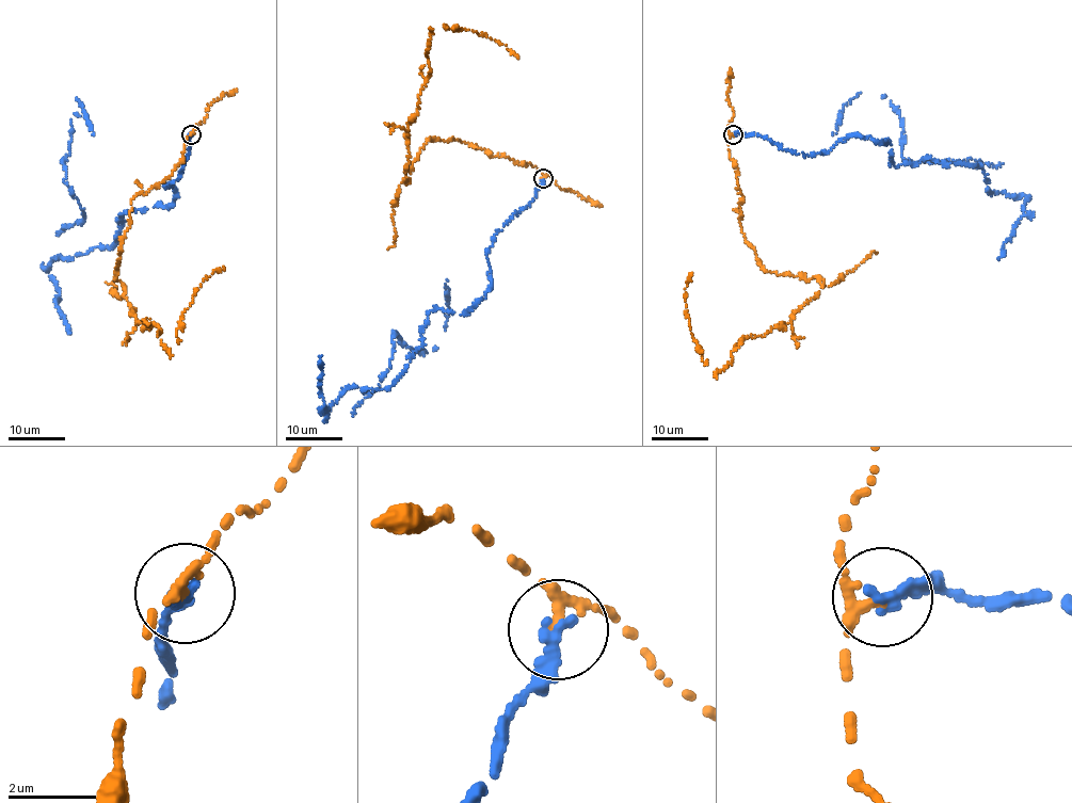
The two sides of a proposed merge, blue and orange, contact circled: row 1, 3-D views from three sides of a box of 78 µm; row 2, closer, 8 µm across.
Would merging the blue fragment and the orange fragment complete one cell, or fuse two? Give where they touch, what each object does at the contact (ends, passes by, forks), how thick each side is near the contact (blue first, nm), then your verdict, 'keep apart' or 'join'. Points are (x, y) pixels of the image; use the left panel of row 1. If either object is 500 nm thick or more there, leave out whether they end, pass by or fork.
at (191, 134); blue ends there; orange passes by; 360 nm thick on the blue side, 240 nm on the other; keep apart

